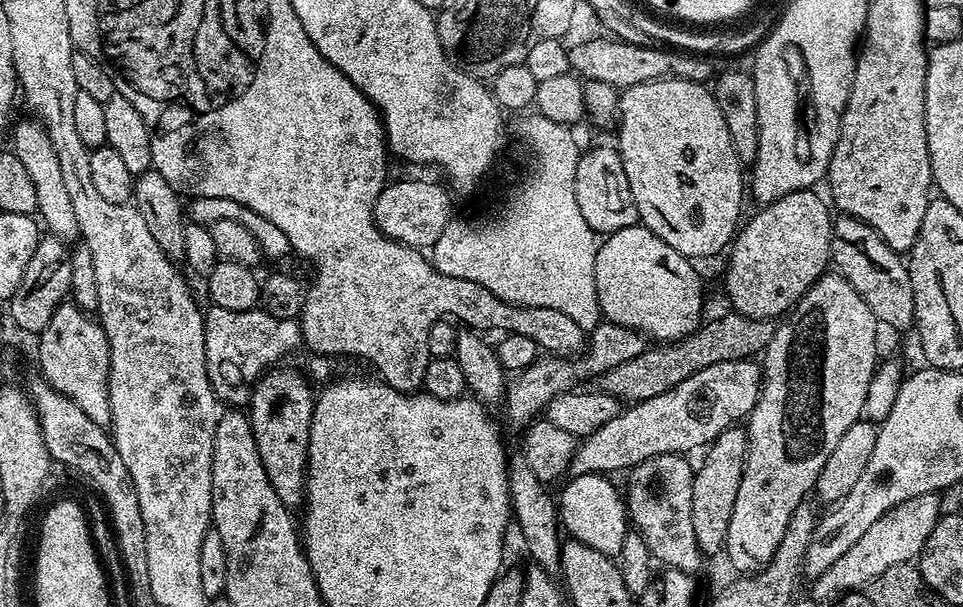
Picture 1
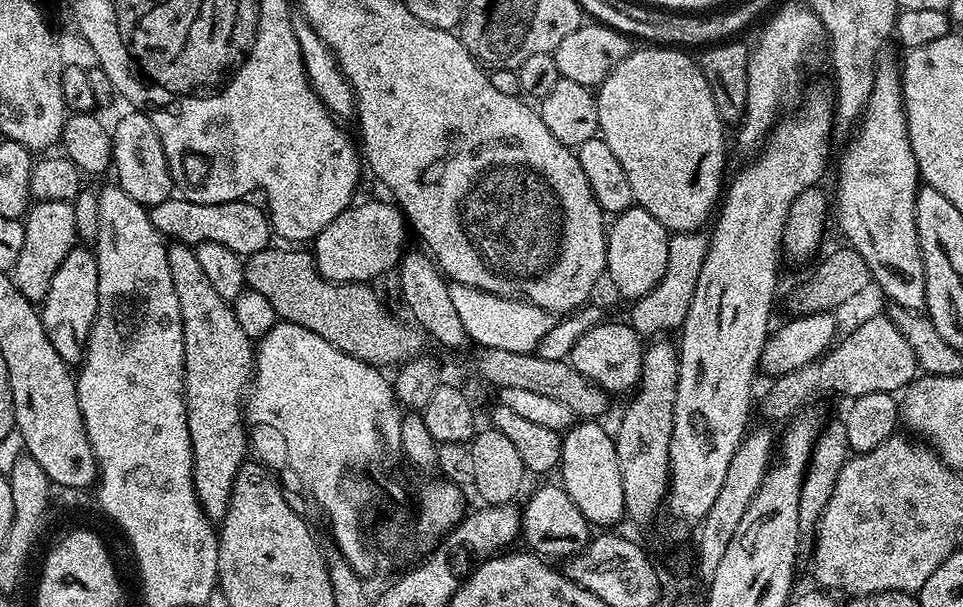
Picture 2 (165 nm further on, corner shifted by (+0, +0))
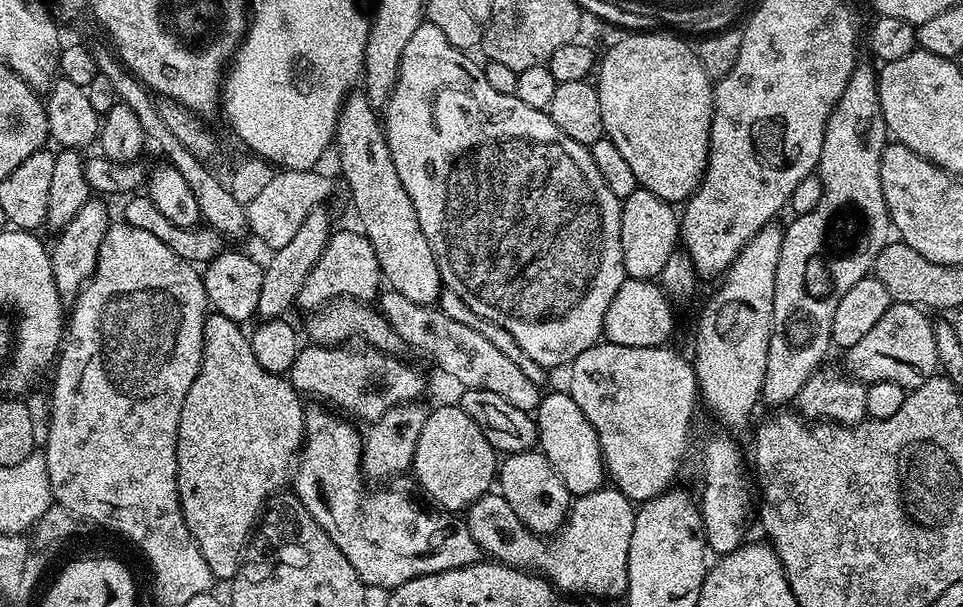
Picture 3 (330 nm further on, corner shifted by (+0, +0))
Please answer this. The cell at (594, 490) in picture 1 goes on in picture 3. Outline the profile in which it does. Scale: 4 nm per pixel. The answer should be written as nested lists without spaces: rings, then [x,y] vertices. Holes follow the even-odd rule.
[[[567,391],[552,392],[549,396],[548,393],[541,395],[534,419],[539,451],[544,453],[550,466],[554,466],[558,478],[562,478],[566,490],[573,497],[585,496],[605,487],[606,473],[600,439],[594,426],[590,426],[586,414],[578,410],[578,402],[574,402],[574,398]]]

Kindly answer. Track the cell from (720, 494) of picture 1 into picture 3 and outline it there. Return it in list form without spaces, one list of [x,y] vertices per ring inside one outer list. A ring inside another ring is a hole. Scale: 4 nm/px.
[[[892,303],[886,310],[886,314],[882,314],[882,318],[868,333],[858,342],[854,342],[854,346],[846,349],[846,356],[848,356],[847,375],[865,385],[874,382],[898,382],[898,386],[902,386],[905,390],[922,386],[922,382],[926,382],[938,372],[938,350],[934,346],[933,321],[928,320],[928,316],[929,313],[925,309],[913,304]]]

